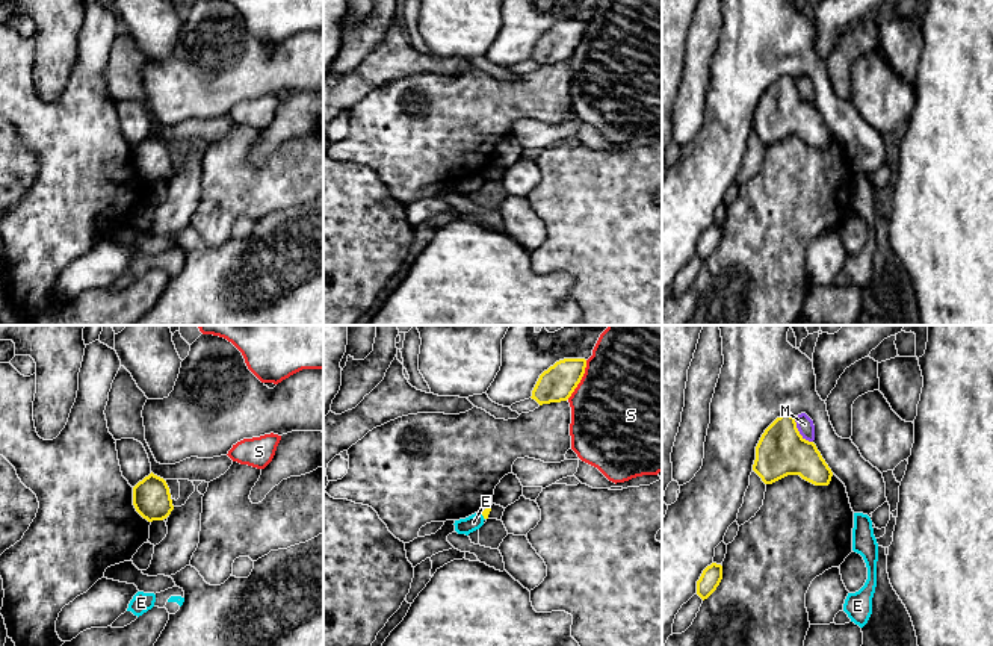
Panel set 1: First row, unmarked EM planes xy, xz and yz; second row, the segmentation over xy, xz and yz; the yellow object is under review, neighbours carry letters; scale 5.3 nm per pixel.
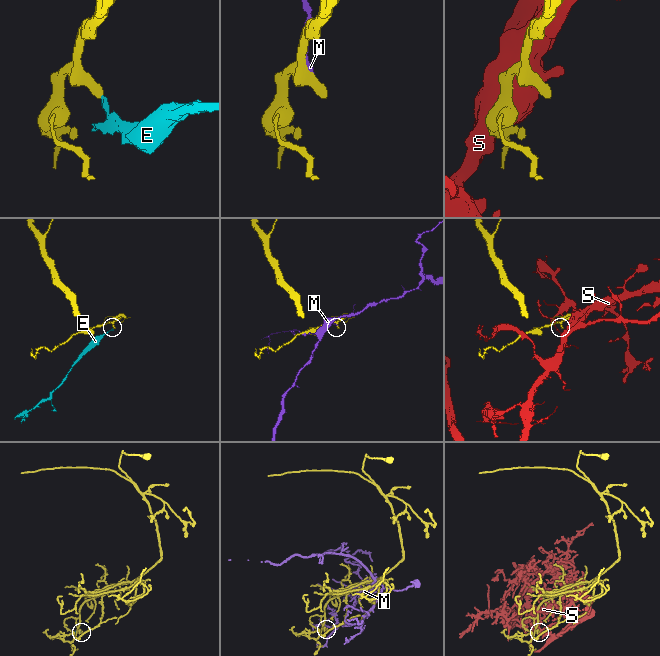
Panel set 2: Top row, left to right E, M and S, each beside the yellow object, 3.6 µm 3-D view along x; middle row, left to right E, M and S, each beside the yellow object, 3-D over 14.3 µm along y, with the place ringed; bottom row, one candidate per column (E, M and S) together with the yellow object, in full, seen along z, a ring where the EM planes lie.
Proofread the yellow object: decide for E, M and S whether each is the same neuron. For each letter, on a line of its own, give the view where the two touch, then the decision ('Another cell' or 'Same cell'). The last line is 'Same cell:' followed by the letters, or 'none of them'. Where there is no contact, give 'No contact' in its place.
E: Touches yellow in xz. Another cell
M: Touches yellow in yz. Another cell
S: Touches yellow in xz. Another cell
Same cell: none of them

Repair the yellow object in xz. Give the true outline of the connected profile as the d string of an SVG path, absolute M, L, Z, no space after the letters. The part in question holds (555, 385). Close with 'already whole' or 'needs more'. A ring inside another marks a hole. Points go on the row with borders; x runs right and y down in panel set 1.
M564 359L556 362L540 375L531 398L540 405L567 401L580 383L585 368L585 359Z; already whole

